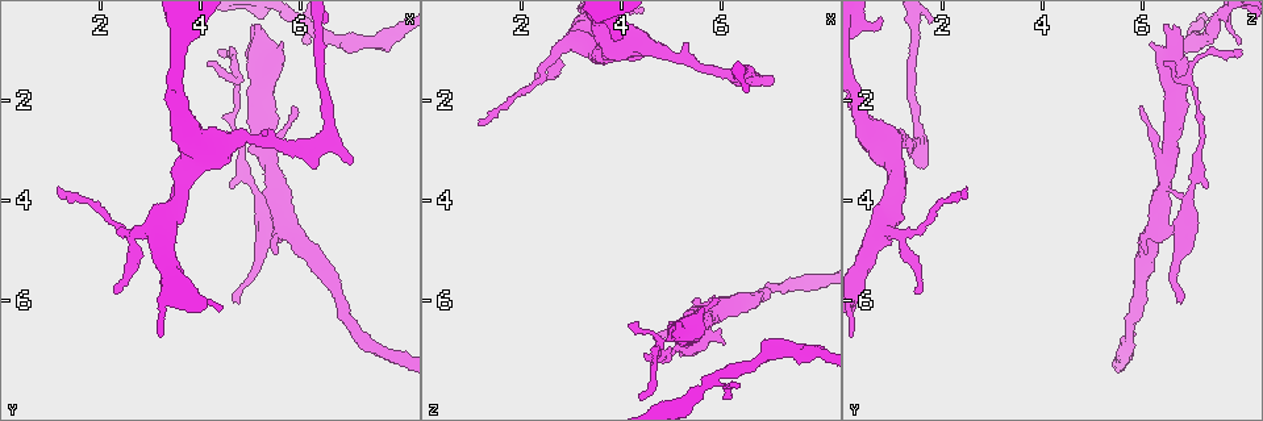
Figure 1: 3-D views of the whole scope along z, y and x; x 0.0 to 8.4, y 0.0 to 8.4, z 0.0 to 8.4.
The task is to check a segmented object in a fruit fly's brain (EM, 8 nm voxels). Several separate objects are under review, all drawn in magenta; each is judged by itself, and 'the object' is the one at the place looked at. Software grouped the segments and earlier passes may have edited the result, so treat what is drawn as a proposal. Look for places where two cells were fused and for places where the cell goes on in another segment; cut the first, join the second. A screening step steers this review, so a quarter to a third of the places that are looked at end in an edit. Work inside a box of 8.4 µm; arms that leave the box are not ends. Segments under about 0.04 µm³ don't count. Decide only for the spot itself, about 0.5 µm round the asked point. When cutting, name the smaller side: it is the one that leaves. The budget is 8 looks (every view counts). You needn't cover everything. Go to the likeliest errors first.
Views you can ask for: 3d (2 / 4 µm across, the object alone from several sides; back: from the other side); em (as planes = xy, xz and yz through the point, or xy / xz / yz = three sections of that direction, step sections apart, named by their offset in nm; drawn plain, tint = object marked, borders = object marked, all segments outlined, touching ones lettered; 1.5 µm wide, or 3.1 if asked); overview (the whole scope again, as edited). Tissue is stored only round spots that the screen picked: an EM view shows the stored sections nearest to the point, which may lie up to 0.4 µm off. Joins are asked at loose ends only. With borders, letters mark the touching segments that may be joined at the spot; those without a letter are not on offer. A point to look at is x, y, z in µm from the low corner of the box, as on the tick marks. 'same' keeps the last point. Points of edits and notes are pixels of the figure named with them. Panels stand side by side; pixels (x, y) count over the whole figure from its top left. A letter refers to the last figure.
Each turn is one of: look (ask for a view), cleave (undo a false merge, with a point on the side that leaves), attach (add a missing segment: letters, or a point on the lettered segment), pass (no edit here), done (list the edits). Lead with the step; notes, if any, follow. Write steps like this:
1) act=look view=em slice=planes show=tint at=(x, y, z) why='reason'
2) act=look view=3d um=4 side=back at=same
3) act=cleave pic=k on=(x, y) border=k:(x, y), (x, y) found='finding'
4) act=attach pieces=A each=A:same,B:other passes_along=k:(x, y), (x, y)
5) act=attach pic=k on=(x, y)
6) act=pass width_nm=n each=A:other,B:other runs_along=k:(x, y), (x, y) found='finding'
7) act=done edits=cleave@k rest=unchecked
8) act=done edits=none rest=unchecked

act=look view=3d um=2 side=back at=(2.35, 5.90, 1.45)

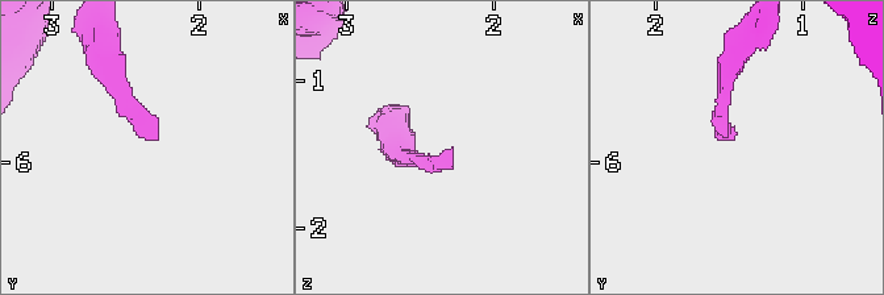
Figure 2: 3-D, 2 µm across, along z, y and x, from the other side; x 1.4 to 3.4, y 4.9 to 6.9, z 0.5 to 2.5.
act=look view=em slice=xz step=8 show=borders at=(2.26, 5.84, 1.48)

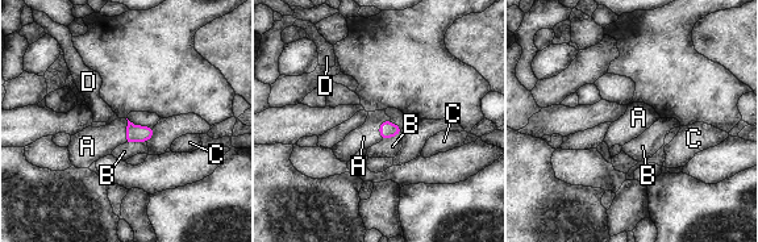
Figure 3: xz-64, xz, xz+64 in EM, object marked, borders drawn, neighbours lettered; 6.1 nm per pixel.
act=look view=em slice=planes show=borders at=same why='cut it another way'

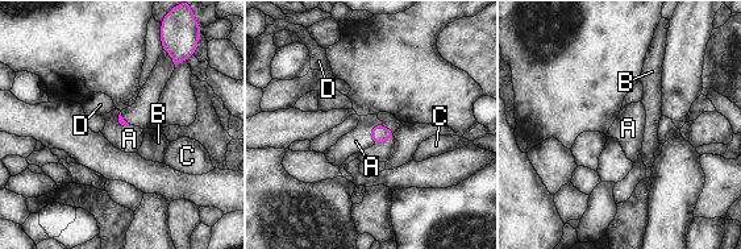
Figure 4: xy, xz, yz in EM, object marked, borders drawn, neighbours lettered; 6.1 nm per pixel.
act=attach pieces=A each=A:same,B:other,C:other,D:other passes_along=4:(379, 133), (371, 132), (356, 141) found='the cell continues'

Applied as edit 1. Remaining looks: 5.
act=look view=em slice=planes show=tint at=(4.70, 6.00, 6.75) why='thin end'

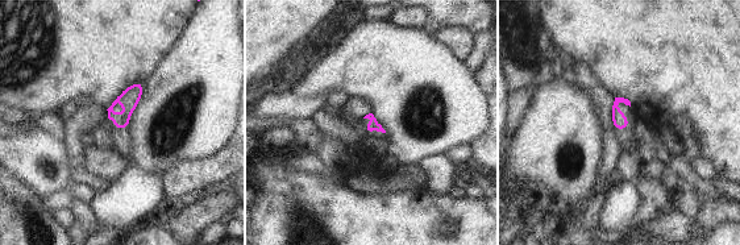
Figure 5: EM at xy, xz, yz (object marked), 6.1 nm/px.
act=look view=em slice=planes show=borders at=same why='see the neighbours'

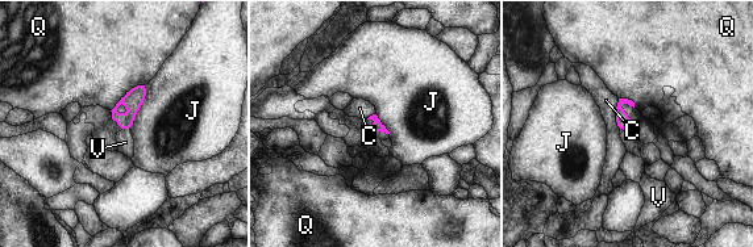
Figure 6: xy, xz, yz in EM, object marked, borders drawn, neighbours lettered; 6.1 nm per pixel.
act=attach pieces=V each=C:other,J:other,Q:other,V:same passes_along=6:(134, 97), (125, 129), (125, 142) found='the cell continues'

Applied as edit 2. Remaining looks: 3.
act=look view=em slice=planes show=borders at=(6.15, 0.90, 7.95) why='branch stops here'

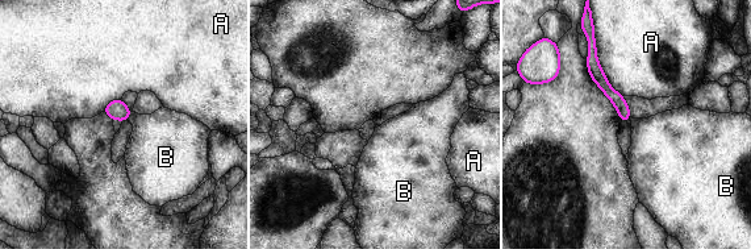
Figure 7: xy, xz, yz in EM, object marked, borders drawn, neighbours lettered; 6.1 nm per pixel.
act=pass longest_contact=A:400nm each=A:other,B:other found='no lettered segment goes on from it'

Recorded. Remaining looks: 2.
act=done edits=attach@4,attach@6 rest=unchecked

